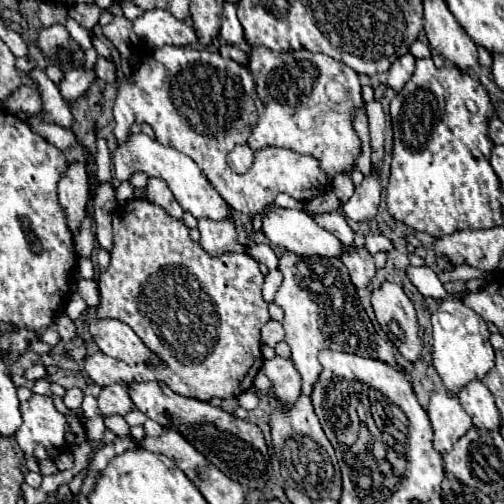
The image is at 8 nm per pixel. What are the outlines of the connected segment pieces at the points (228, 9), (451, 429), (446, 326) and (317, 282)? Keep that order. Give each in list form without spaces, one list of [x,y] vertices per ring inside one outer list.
[[[225,3],[223,21],[221,21],[221,39],[225,39],[231,45],[237,45],[243,41],[243,27],[237,19],[235,3]]]
[[[433,393],[427,415],[433,427],[433,447],[439,453],[449,453],[453,443],[473,427],[471,417],[459,405],[459,399],[449,393]]]
[[[443,301],[431,315],[433,325],[433,367],[441,375],[445,387],[451,393],[459,393],[471,379],[483,379],[495,365],[495,349],[489,343],[491,331],[487,321],[473,309],[465,307],[463,301]]]
[[[283,253],[279,257],[279,271],[283,273],[283,285],[275,295],[275,303],[283,309],[285,343],[291,347],[291,359],[301,373],[301,391],[305,395],[311,393],[313,383],[321,373],[321,363],[317,359],[321,349],[373,357],[377,361],[385,361],[385,365],[393,365],[399,373],[405,373],[393,347],[387,347],[387,343],[377,335],[365,309],[359,305],[355,285],[339,257],[301,257],[295,253]]]

